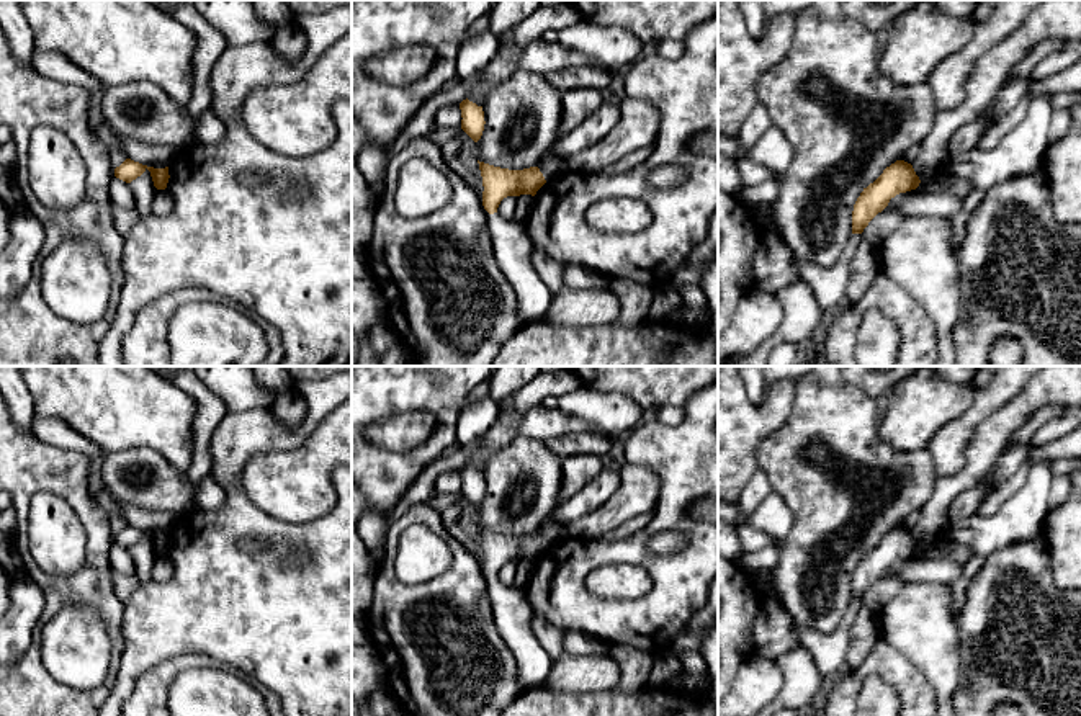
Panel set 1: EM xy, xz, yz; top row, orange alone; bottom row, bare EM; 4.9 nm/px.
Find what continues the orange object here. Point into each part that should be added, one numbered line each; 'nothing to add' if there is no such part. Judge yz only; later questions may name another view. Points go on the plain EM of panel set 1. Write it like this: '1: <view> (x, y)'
nothing to add

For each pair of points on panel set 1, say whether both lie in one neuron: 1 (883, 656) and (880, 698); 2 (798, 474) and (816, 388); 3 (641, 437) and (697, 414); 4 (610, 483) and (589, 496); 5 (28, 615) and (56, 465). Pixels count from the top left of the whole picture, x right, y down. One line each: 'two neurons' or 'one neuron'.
1: two neurons
2: one neuron
3: one neuron
4: one neuron
5: two neurons

